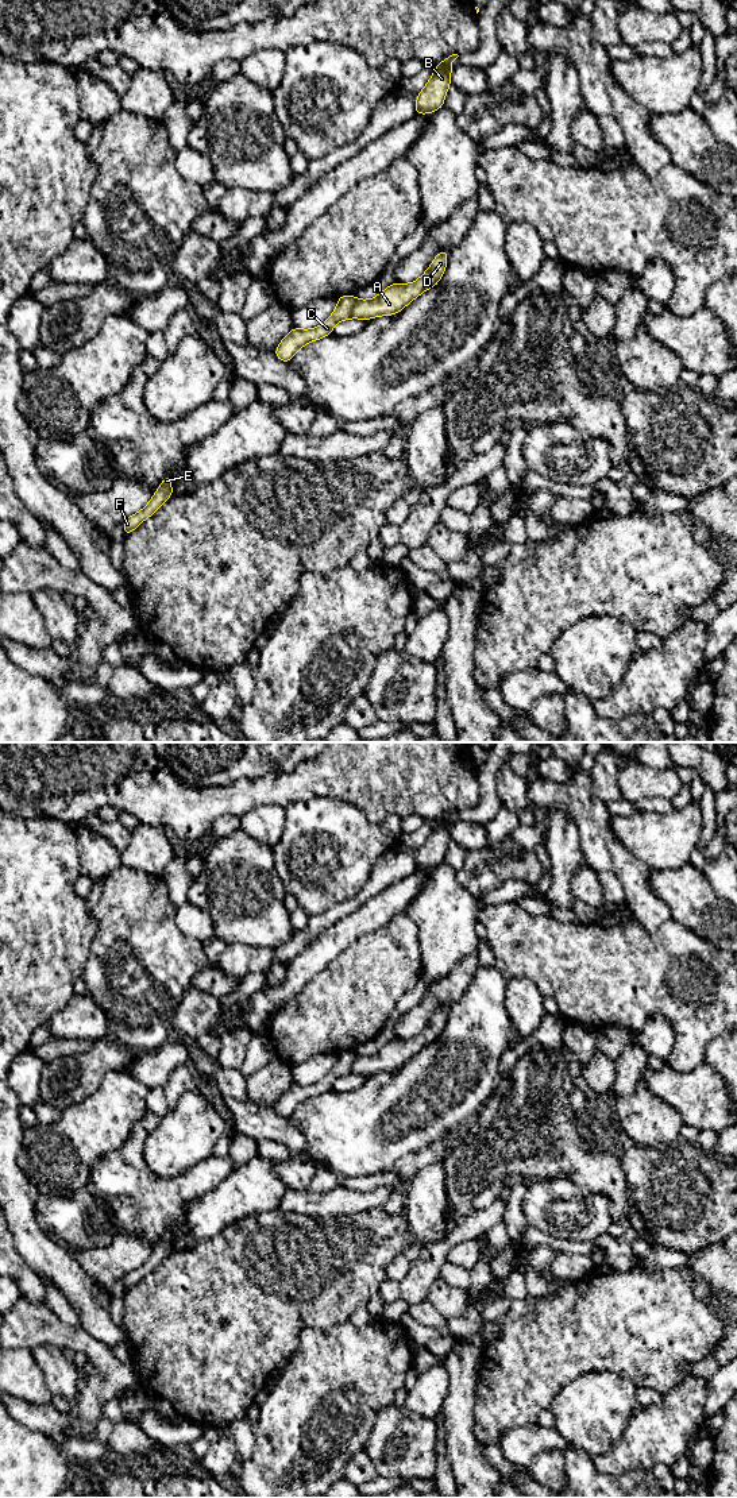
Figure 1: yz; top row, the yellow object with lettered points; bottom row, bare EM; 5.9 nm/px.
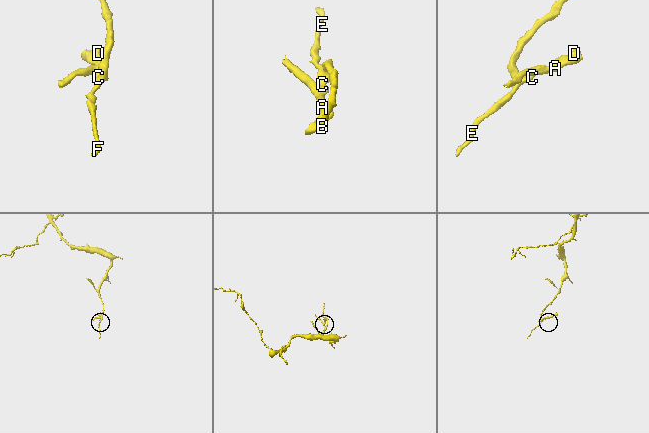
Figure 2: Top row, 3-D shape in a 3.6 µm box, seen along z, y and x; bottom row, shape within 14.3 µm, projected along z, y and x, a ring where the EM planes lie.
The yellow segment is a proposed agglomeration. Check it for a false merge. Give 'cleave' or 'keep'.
cleave

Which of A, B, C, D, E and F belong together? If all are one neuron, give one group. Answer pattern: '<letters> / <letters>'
A D / B C E F

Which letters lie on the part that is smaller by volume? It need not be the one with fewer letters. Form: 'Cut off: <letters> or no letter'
Cut off: A, D

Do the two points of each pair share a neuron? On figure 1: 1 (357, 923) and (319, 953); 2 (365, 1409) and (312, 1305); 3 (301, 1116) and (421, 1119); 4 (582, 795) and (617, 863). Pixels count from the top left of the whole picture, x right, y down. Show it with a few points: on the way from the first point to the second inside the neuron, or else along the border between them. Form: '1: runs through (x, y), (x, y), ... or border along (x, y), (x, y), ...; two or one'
1: runs through (347, 930), (334, 942), (328, 944); one
2: border along (348, 1319), (324, 1329), (305, 1328), (297, 1347); two
3: runs through (331, 1119), (392, 1119); one
4: runs through (587, 811), (593, 821), (595, 836), (606, 846); one

